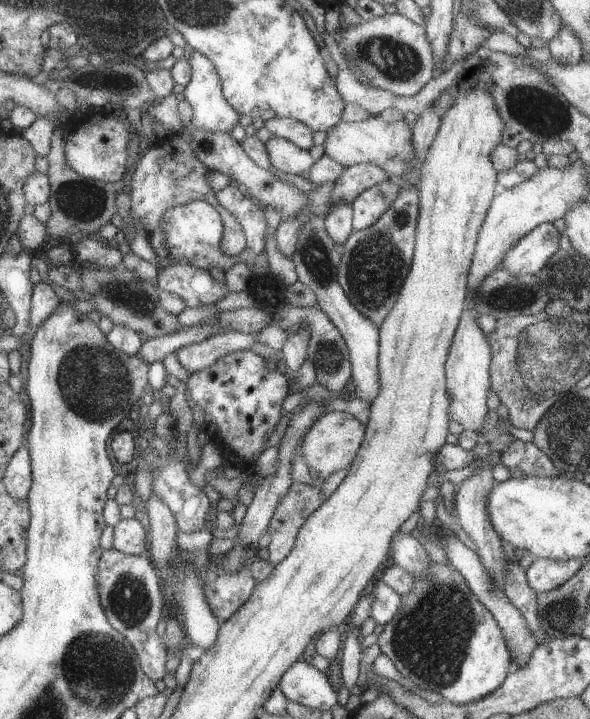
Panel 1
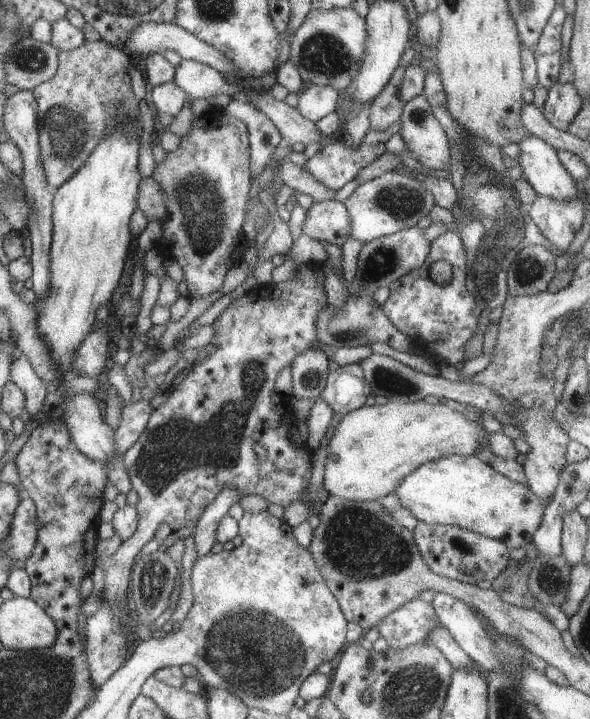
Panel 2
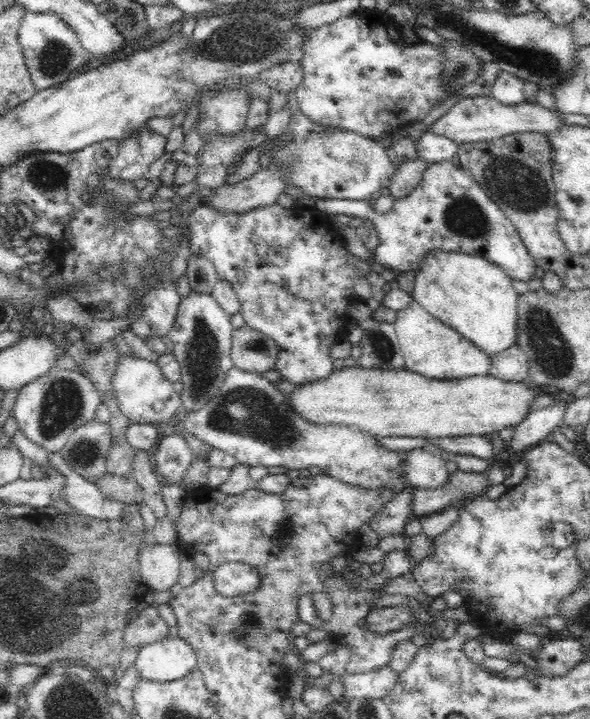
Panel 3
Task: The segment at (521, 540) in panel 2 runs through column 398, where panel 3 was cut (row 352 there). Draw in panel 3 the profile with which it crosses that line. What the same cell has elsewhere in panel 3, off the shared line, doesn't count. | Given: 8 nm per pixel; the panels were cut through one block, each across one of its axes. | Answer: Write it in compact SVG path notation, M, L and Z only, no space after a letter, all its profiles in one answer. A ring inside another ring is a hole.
M442 250L432 252L416 270L411 295L428 313L470 340L490 358L517 344L519 294L504 271L480 256Z

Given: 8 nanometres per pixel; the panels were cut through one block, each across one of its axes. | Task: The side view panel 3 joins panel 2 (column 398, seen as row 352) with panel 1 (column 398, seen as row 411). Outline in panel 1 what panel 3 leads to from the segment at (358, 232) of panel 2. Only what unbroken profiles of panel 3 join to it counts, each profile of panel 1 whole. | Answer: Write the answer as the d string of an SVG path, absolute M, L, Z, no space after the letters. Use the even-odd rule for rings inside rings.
M383 180L367 188L351 201L352 230L358 231L371 226L389 207L393 205L399 186L391 180Z

